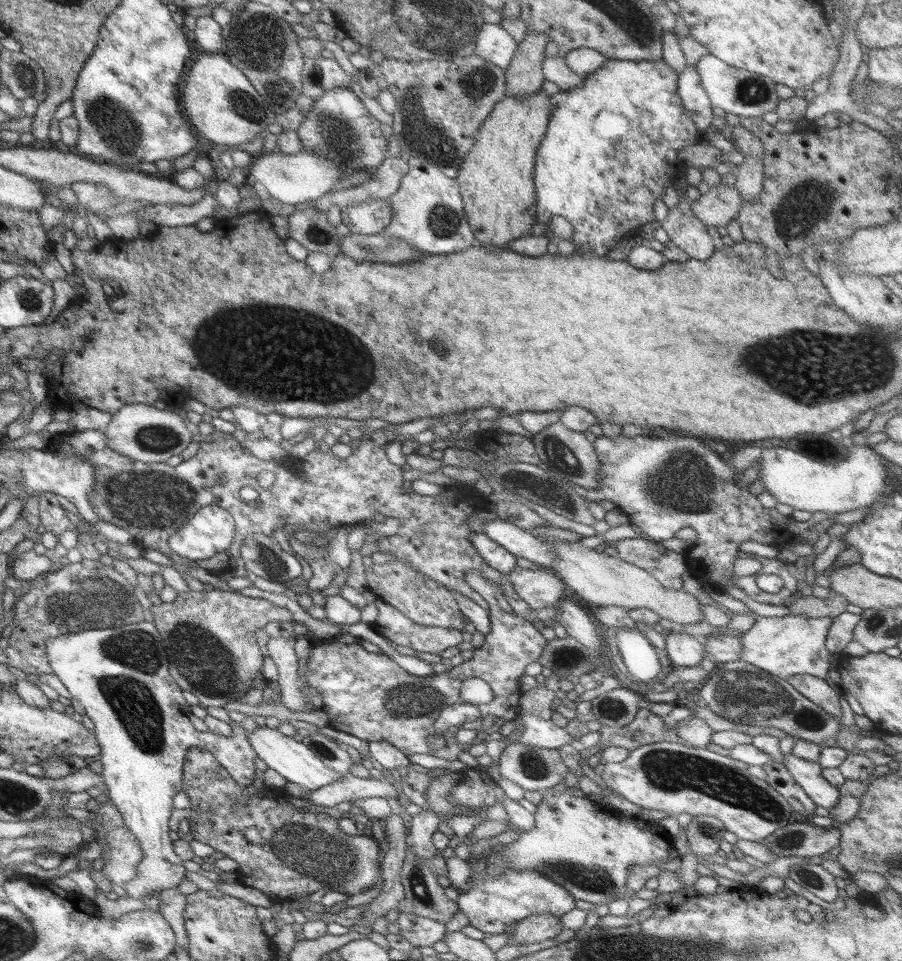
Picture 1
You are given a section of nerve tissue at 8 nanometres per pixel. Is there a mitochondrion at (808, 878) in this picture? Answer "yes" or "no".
no

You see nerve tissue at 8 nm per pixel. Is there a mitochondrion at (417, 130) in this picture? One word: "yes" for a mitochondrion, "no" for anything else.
yes

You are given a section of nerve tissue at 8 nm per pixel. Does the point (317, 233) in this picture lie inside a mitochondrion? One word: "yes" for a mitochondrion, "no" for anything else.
yes

